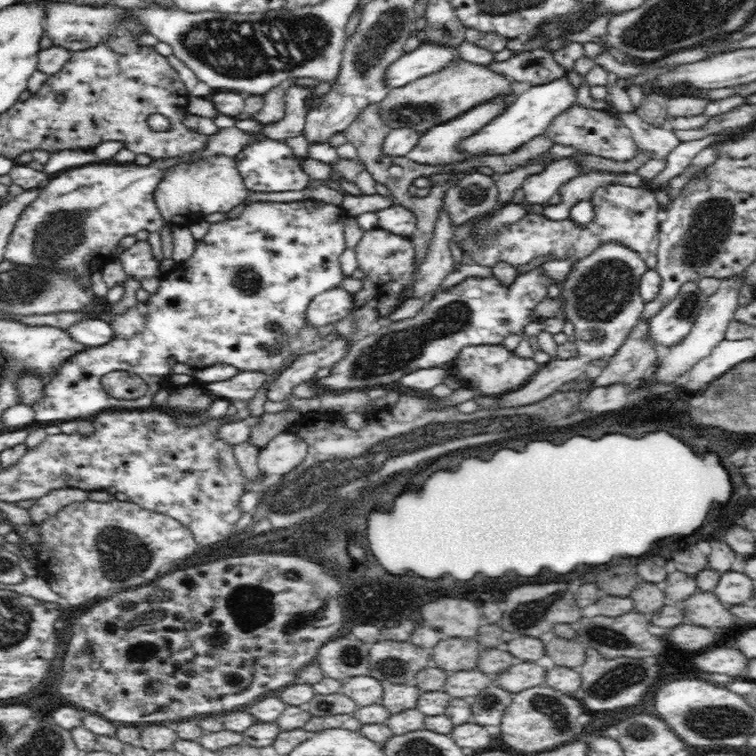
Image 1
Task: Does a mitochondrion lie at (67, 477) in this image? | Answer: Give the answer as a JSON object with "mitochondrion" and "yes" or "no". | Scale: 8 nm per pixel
{"mitochondrion":"no"}

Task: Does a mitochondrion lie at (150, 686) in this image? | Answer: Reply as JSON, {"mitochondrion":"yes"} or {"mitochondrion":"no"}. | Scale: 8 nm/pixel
{"mitochondrion":"no"}

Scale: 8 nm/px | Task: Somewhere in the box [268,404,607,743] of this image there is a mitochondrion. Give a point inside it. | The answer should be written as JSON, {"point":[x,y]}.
{"point":[542,703]}

